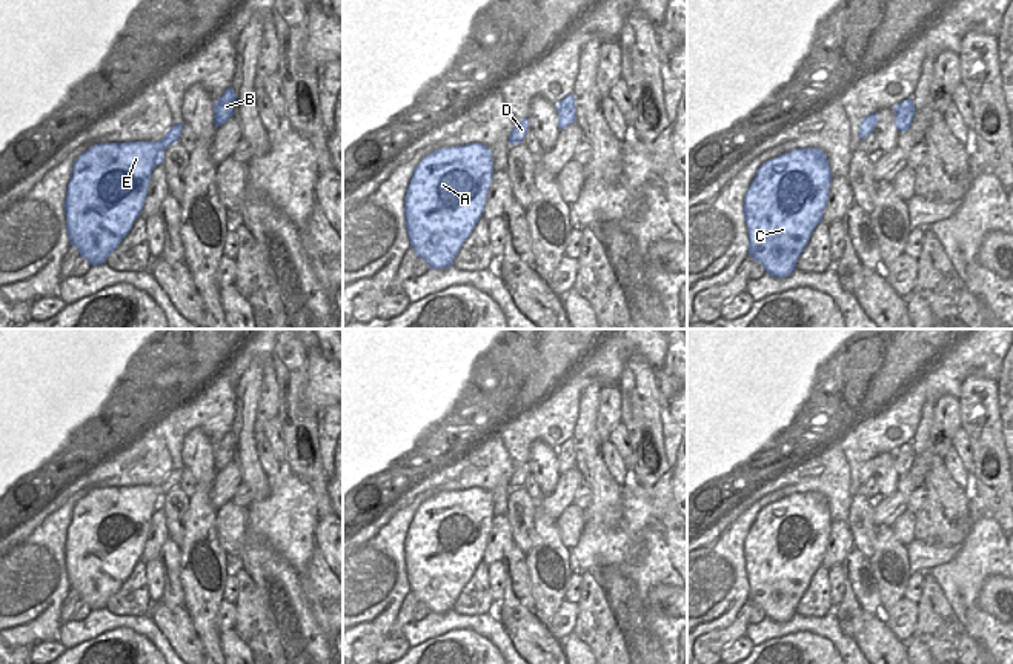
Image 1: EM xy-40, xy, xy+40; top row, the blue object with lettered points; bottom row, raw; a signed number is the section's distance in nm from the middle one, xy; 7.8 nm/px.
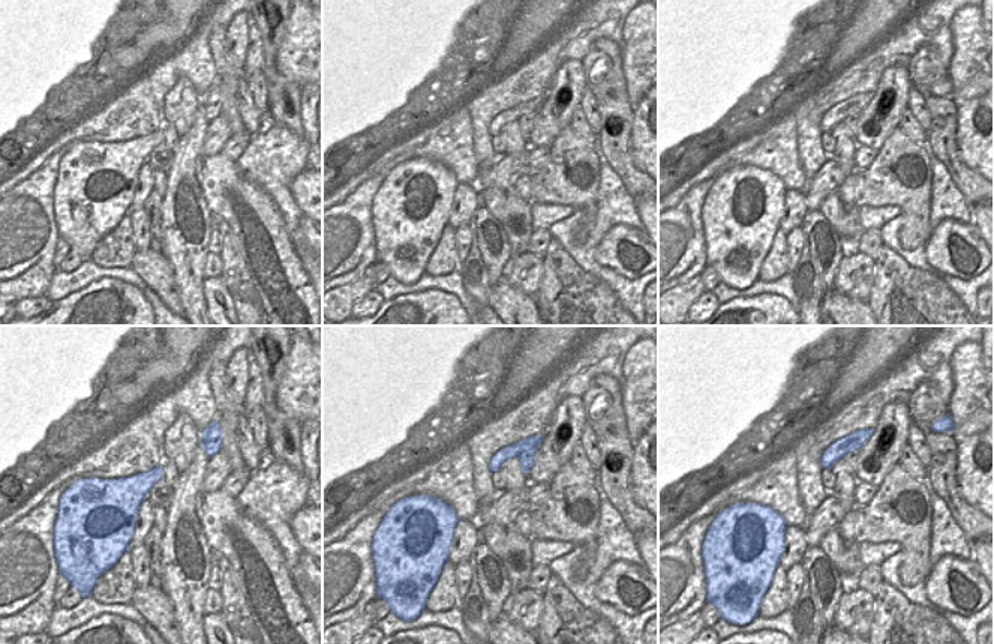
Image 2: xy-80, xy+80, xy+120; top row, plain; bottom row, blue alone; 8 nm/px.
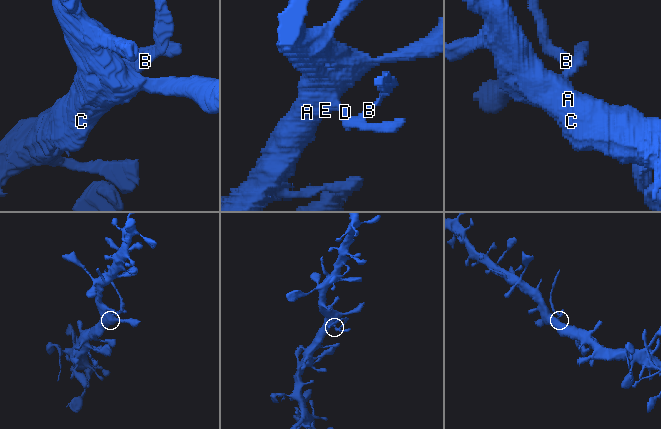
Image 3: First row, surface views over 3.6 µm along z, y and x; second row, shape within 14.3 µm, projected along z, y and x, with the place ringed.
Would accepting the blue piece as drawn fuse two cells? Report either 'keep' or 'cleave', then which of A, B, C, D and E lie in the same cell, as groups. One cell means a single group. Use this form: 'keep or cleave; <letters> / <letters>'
cleave; A C D E / B

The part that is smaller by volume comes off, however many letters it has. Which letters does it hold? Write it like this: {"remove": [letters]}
{"remove": ["B"]}

